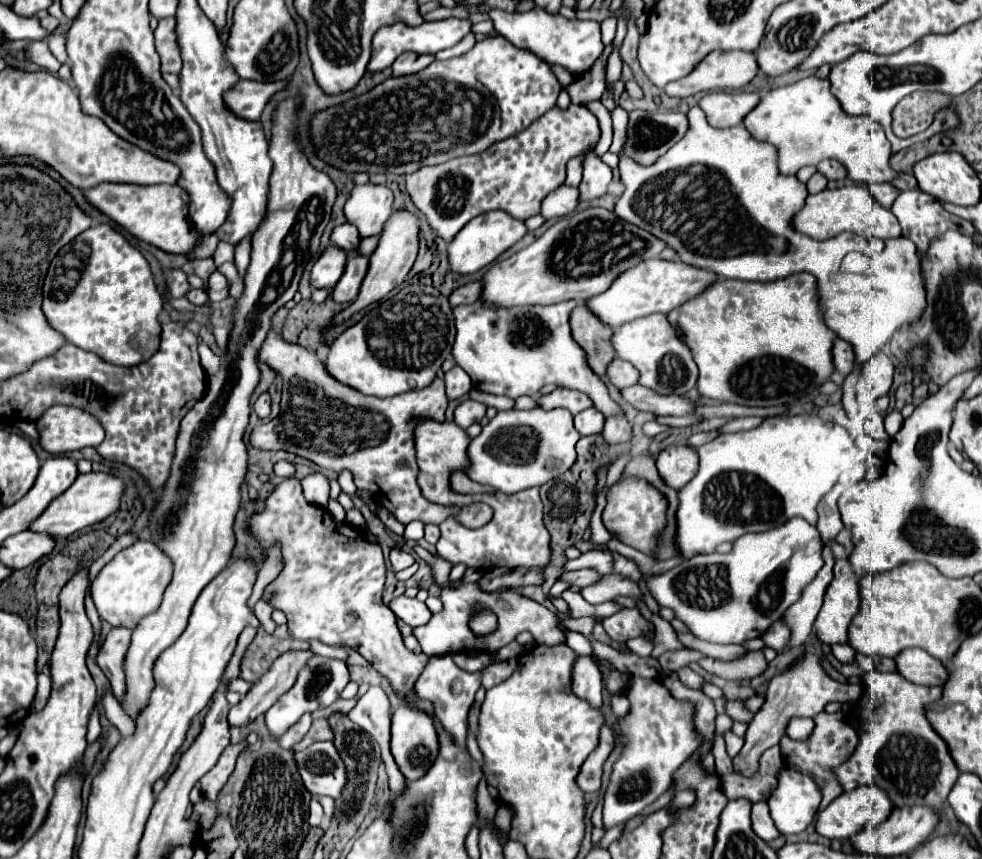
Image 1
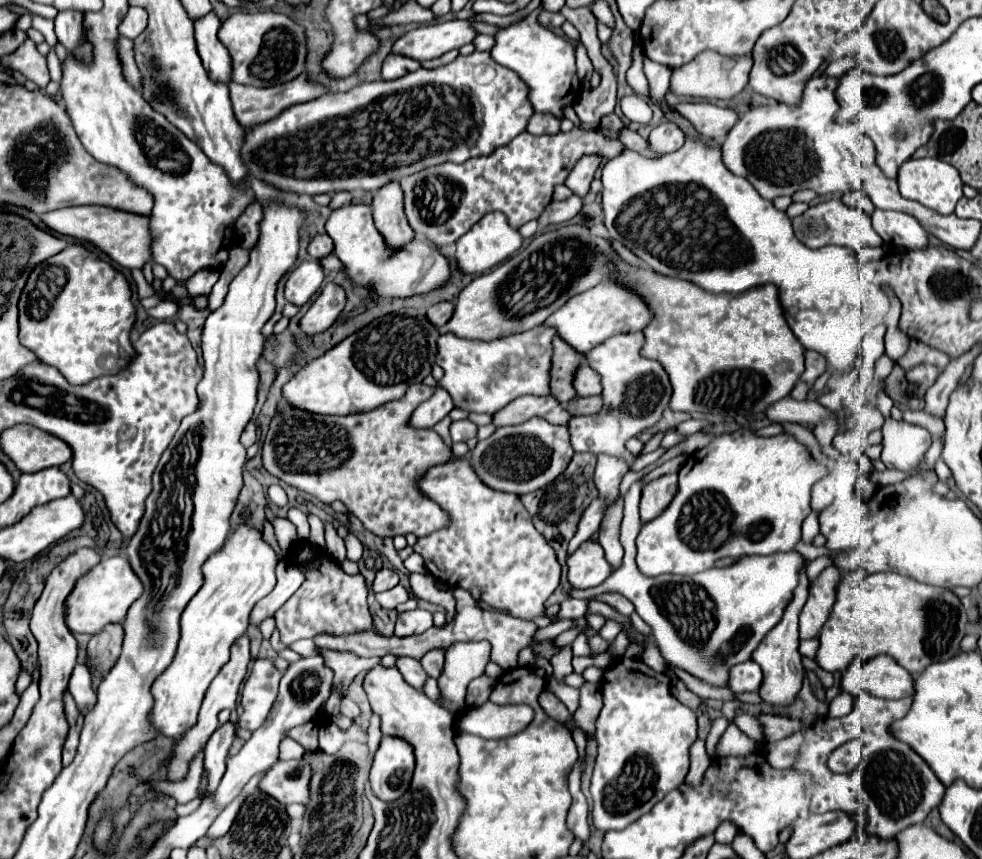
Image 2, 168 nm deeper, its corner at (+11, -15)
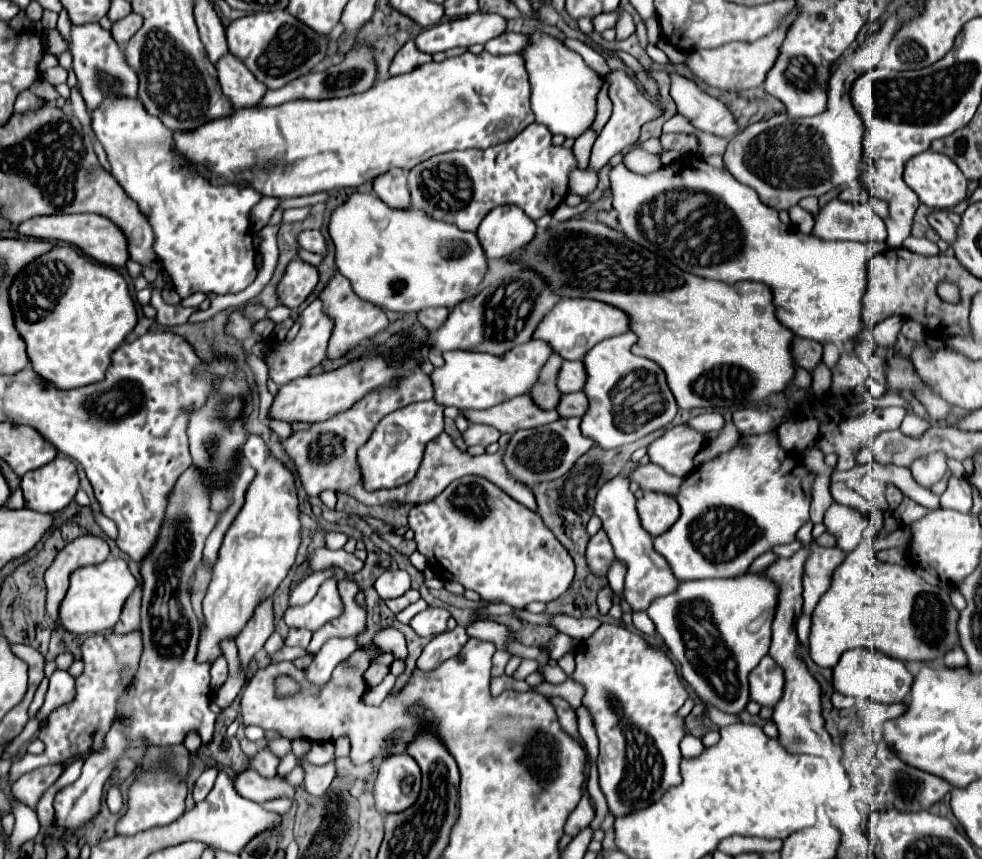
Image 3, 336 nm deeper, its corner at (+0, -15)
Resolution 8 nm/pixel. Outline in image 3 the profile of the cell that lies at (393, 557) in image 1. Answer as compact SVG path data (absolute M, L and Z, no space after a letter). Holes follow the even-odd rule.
M385 570L375 582L375 590L383 600L399 598L409 590L409 574L405 570Z

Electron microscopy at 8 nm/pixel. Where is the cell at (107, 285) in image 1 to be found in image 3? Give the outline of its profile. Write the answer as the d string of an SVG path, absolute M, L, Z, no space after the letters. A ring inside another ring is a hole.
M57 246L31 262L11 286L11 306L15 312L15 326L27 344L33 370L61 390L103 380L111 364L111 352L123 344L125 336L137 324L137 310L125 278L111 266L81 254L75 246Z

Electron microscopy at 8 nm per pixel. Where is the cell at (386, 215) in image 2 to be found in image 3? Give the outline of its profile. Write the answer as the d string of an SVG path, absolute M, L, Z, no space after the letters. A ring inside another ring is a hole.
M393 168L383 176L373 180L373 192L389 206L389 208L409 208L409 188L407 188L407 172L401 168Z

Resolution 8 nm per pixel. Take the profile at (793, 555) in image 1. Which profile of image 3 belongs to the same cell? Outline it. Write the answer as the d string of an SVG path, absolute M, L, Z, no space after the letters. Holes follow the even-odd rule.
M743 574L737 578L711 578L679 582L679 588L671 596L653 600L647 608L657 634L665 640L673 658L681 664L685 682L697 692L699 698L711 702L721 712L739 714L749 702L747 674L759 664L771 646L771 624L779 600L779 586L765 574Z

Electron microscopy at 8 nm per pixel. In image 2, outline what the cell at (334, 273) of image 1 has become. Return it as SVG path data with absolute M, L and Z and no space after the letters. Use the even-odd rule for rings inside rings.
M306 260L290 272L284 284L284 298L294 306L302 306L314 296L322 280L324 280L322 266L316 260Z

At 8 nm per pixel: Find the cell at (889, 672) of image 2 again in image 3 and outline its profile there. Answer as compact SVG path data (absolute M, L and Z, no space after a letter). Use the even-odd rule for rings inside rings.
M853 648L845 652L839 664L833 668L833 686L837 692L841 692L843 696L875 700L883 704L907 700L911 692L911 680L915 680L915 676L907 670L905 662L895 660L881 652L871 652L867 648Z

